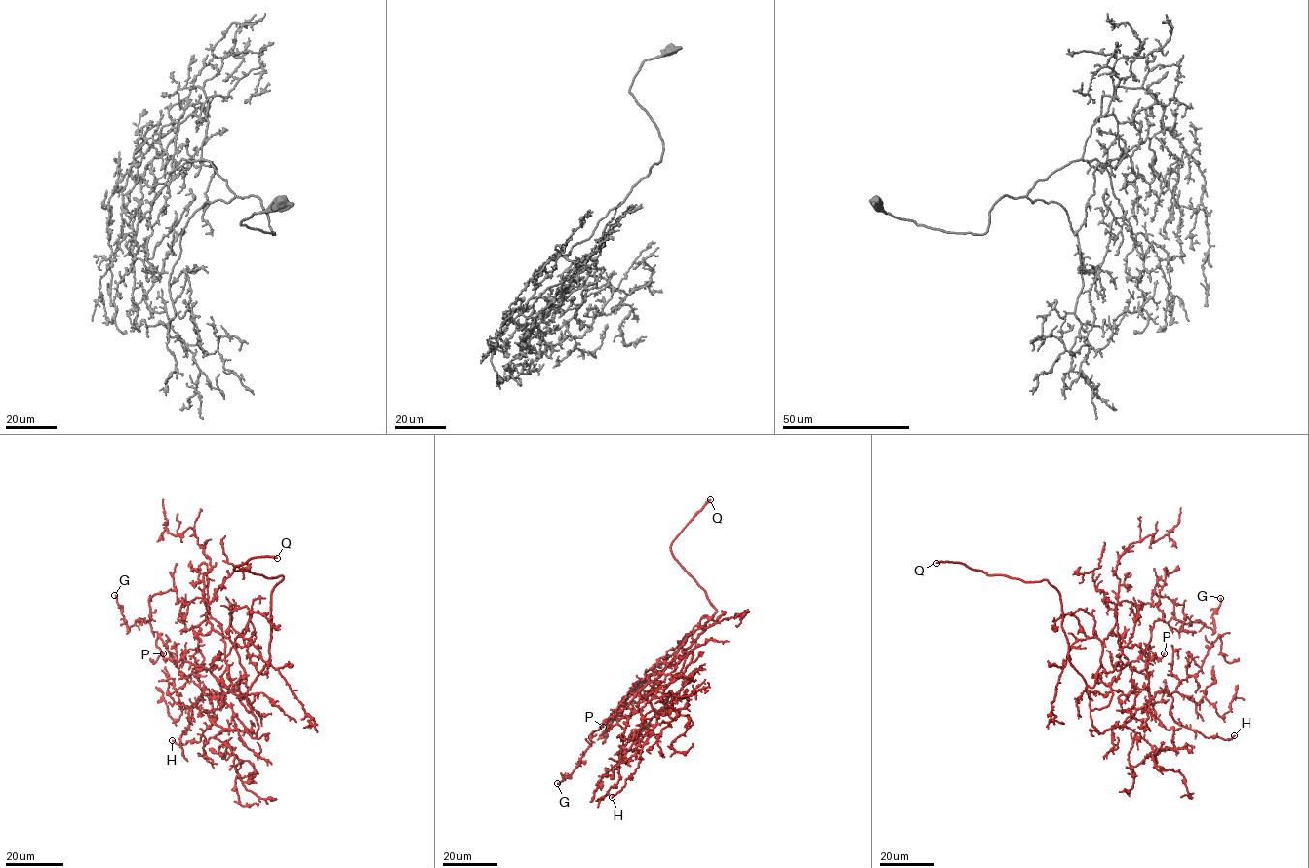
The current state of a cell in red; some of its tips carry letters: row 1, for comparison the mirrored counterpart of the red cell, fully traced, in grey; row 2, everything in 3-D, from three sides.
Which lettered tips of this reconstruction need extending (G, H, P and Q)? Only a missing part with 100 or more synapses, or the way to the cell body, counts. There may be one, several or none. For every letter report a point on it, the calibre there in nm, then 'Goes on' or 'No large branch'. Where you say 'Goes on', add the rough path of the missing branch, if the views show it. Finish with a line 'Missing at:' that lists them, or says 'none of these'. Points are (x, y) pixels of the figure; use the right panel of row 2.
G: Place: (1220, 598). Thickness 130 nm. No large branch
H: Place: (1234, 735). Thickness 260 nm. No large branch
P: Place: (1164, 653). Thickness 170 nm. No large branch
Q: Place: (936, 563). Thickness 280 nm. Goes on
Missing at: Q

